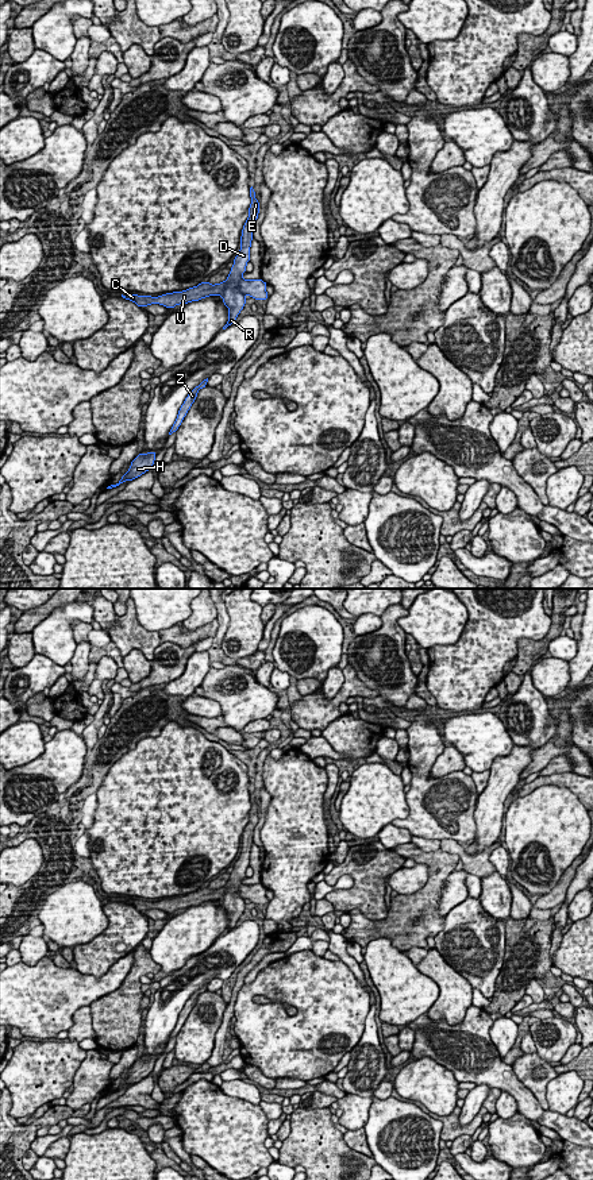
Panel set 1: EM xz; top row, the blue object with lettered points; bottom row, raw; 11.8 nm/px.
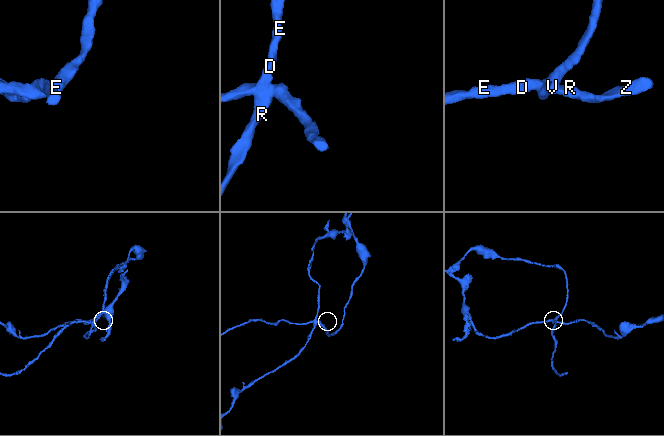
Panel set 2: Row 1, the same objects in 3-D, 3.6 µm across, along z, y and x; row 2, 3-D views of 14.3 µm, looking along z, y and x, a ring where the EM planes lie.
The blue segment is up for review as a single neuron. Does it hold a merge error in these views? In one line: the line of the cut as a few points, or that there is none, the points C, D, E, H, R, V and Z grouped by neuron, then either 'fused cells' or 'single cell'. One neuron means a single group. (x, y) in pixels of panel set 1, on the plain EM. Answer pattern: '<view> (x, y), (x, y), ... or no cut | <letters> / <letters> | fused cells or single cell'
xz (241, 883), (239, 895), (243, 899) | C V / D E H R Z | fused cells

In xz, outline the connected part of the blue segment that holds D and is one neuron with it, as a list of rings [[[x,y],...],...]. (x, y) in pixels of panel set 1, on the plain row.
[[[251,791],[250,793],[251,809],[249,813],[249,824],[246,825],[242,834],[240,855],[234,864],[234,871],[231,872],[230,880],[226,884],[227,892],[222,899],[224,910],[230,914],[228,915],[230,923],[227,929],[223,932],[223,934],[226,934],[227,932],[235,928],[238,919],[240,918],[240,915],[246,909],[244,899],[239,896],[239,886],[242,884],[242,879],[246,876],[246,869],[250,865],[253,833],[259,818],[259,807],[254,799],[255,799],[255,795]]]

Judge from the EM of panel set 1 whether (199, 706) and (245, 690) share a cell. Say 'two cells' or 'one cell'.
one cell

